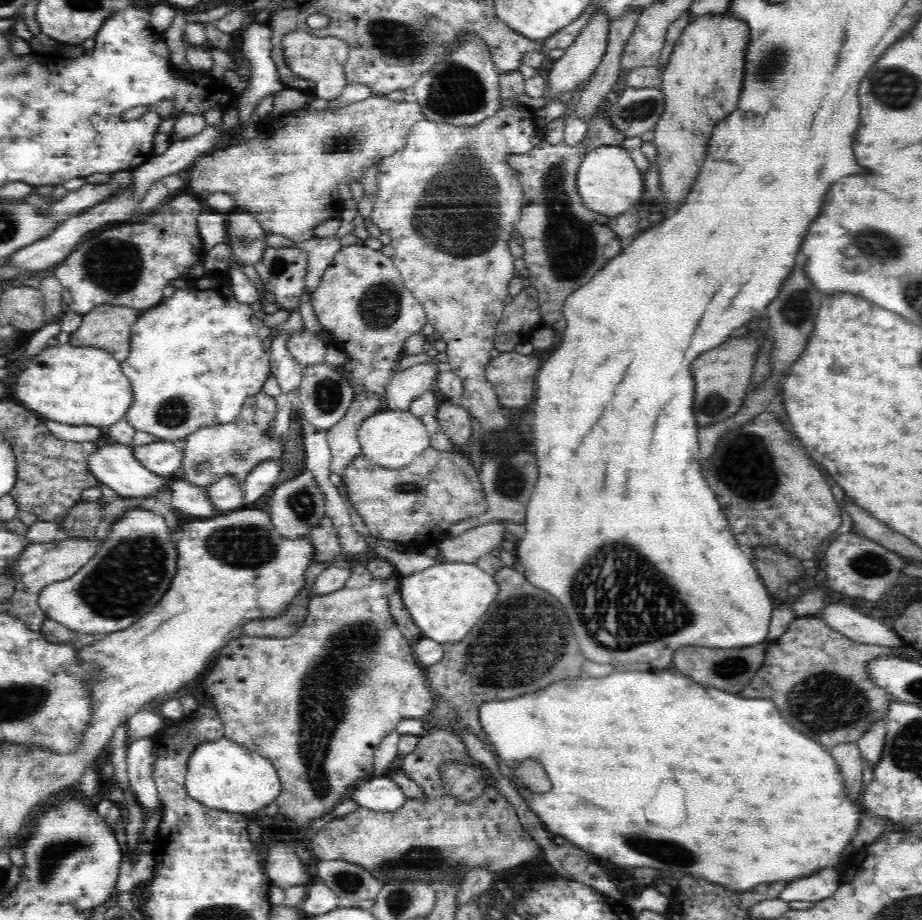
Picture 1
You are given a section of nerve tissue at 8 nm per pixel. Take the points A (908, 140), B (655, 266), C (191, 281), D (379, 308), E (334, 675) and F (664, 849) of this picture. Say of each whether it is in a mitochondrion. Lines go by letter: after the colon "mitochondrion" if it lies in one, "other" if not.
A: other
B: other
C: other
D: mitochondrion
E: mitochondrion
F: mitochondrion

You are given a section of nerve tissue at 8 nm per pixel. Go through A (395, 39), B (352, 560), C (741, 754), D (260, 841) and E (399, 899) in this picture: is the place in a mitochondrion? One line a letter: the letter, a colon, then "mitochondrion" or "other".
A: mitochondrion
B: other
C: other
D: other
E: mitochondrion

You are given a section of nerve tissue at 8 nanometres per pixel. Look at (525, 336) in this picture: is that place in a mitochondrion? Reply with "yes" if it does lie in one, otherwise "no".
no

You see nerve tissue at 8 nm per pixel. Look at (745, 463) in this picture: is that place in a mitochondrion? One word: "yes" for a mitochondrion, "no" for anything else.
yes

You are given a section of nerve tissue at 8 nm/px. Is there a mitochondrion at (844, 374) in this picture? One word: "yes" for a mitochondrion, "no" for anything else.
no

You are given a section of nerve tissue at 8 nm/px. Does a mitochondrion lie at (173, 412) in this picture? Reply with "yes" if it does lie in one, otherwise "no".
yes

